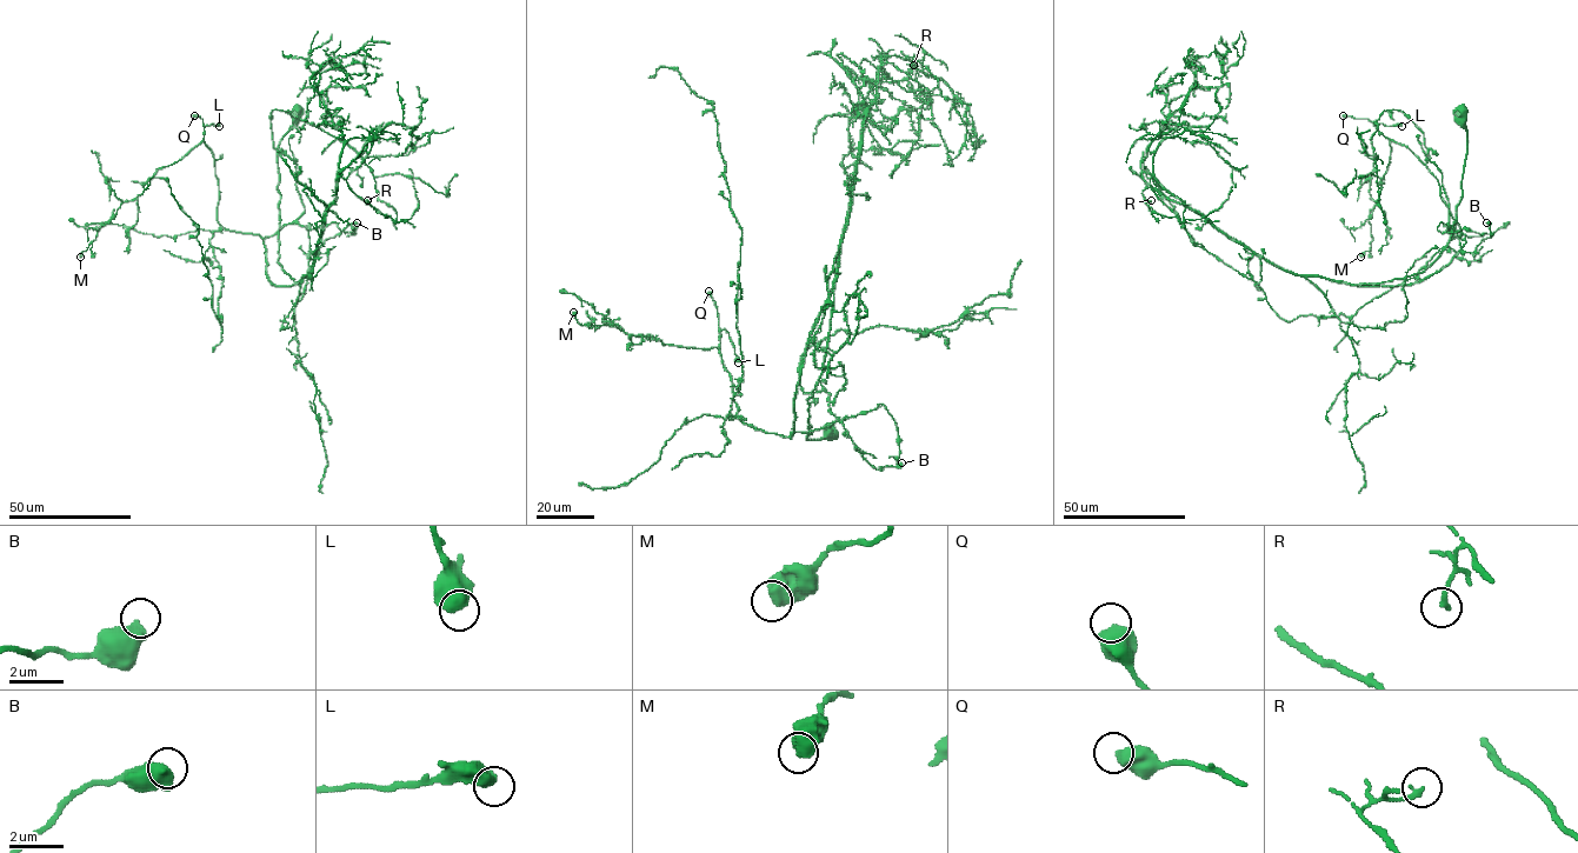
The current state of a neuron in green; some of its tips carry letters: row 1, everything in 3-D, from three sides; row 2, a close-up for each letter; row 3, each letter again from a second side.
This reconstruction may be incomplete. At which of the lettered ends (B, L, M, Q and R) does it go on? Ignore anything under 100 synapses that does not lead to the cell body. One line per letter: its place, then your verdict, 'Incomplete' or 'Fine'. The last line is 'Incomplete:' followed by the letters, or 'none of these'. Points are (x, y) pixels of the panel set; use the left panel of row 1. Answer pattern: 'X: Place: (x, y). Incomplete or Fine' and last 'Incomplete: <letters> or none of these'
B: Place: (357, 222). Fine
L: Place: (219, 126). Fine
M: Place: (80, 257). Fine
Q: Place: (194, 115). Fine
R: Place: (367, 200). Fine
Incomplete: none of these

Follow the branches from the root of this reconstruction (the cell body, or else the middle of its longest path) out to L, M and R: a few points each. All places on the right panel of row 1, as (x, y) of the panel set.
L: (1462, 112), (1447, 247), (1419, 273), (1343, 282), (1419, 282), (1465, 241), (1437, 178), (1375, 125), (1402, 126)
M: (1462, 112), (1447, 247), (1419, 273), (1342, 282), (1419, 282), (1465, 242), (1438, 180), (1391, 140), (1360, 257)
R: (1462, 112), (1456, 227), (1403, 278), (1290, 273), (1153, 177), (1177, 215), (1151, 200)

